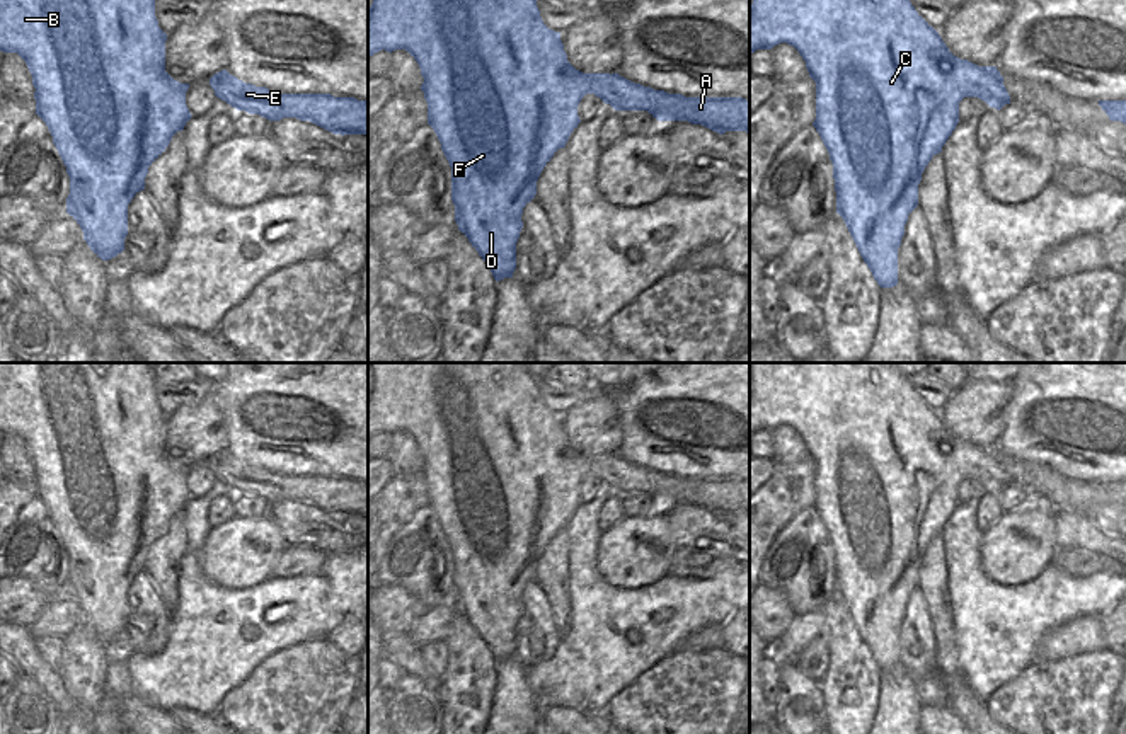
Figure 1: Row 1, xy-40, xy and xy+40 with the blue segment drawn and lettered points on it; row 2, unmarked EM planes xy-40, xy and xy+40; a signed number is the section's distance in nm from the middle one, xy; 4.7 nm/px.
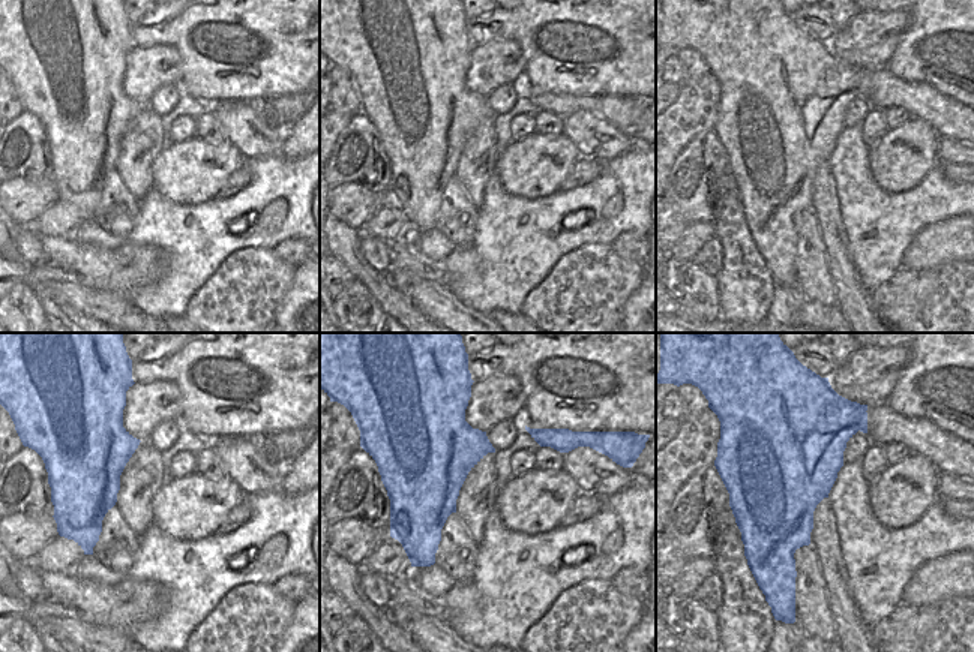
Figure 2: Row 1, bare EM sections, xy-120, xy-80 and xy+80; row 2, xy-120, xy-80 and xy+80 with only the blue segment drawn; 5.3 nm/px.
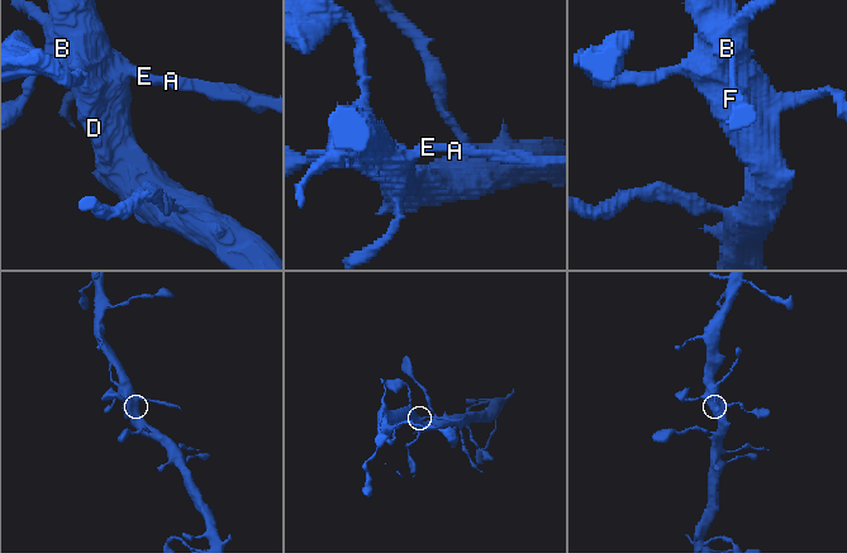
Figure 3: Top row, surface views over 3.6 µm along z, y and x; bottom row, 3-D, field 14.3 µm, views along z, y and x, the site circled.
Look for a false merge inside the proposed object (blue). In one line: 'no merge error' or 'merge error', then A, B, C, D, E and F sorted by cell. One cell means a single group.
merge error; A E / B C D F

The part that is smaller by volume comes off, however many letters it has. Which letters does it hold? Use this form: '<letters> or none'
A, E

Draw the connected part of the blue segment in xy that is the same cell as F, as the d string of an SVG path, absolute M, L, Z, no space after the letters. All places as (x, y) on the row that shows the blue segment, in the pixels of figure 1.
M373 0L368 15L368 60L378 51L405 49L419 65L424 78L421 90L428 102L428 124L434 129L441 150L451 167L451 201L458 230L468 238L482 261L489 266L496 281L513 278L516 269L516 242L523 228L523 208L537 194L537 181L543 167L559 148L564 148L571 133L581 123L577 106L586 94L596 94L610 73L583 73L569 61L560 41L560 32L549 29L537 7L537 0Z

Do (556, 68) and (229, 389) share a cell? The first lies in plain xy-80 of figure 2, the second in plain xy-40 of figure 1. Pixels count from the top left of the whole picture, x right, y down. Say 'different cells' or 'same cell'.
same cell

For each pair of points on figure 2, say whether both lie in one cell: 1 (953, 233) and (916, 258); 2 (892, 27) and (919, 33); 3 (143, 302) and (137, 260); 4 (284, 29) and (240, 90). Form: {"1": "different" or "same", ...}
{"1": "same", "2": "different", "3": "different", "4": "same"}

